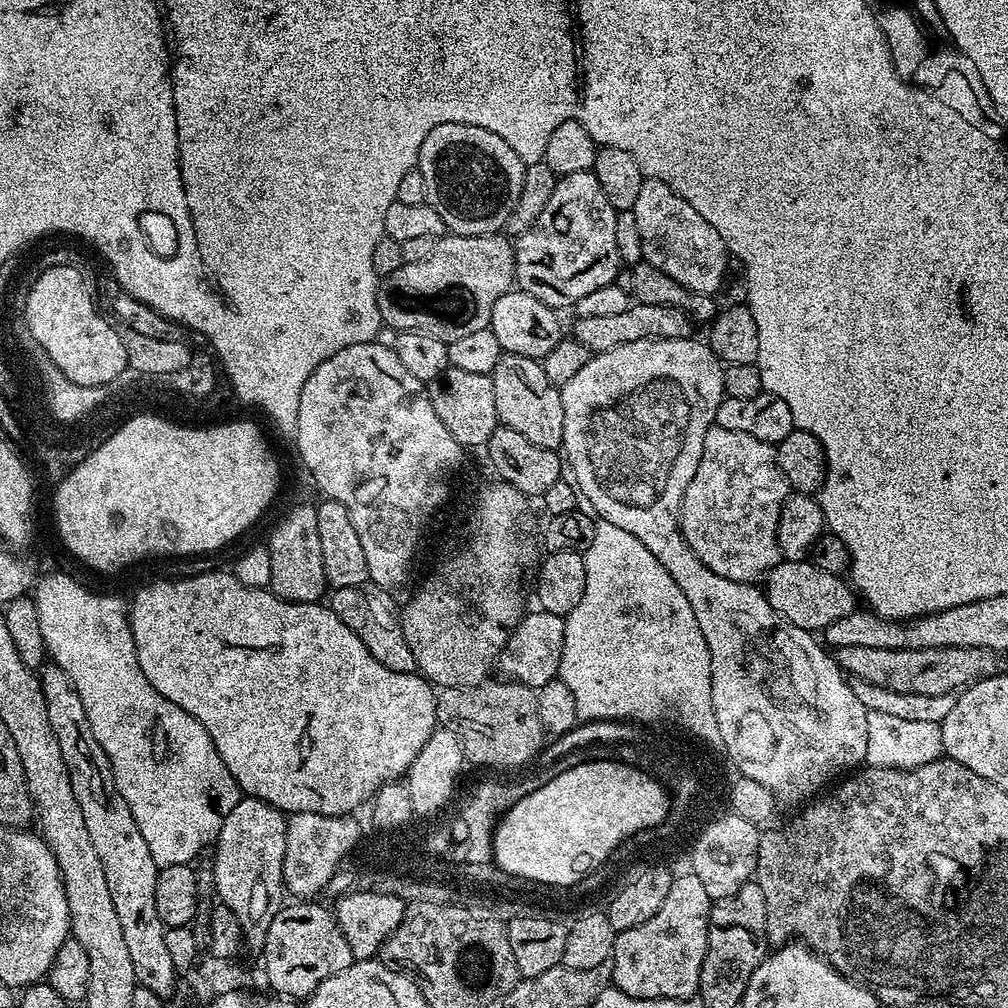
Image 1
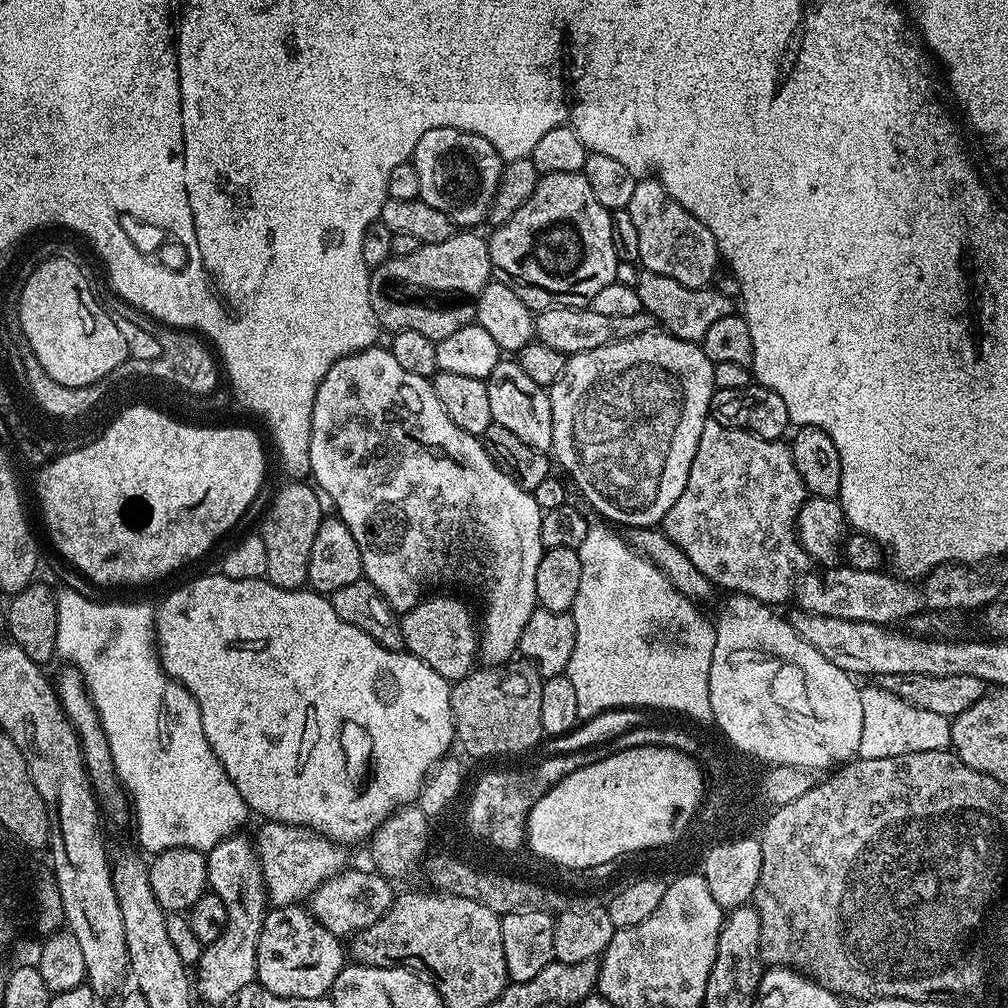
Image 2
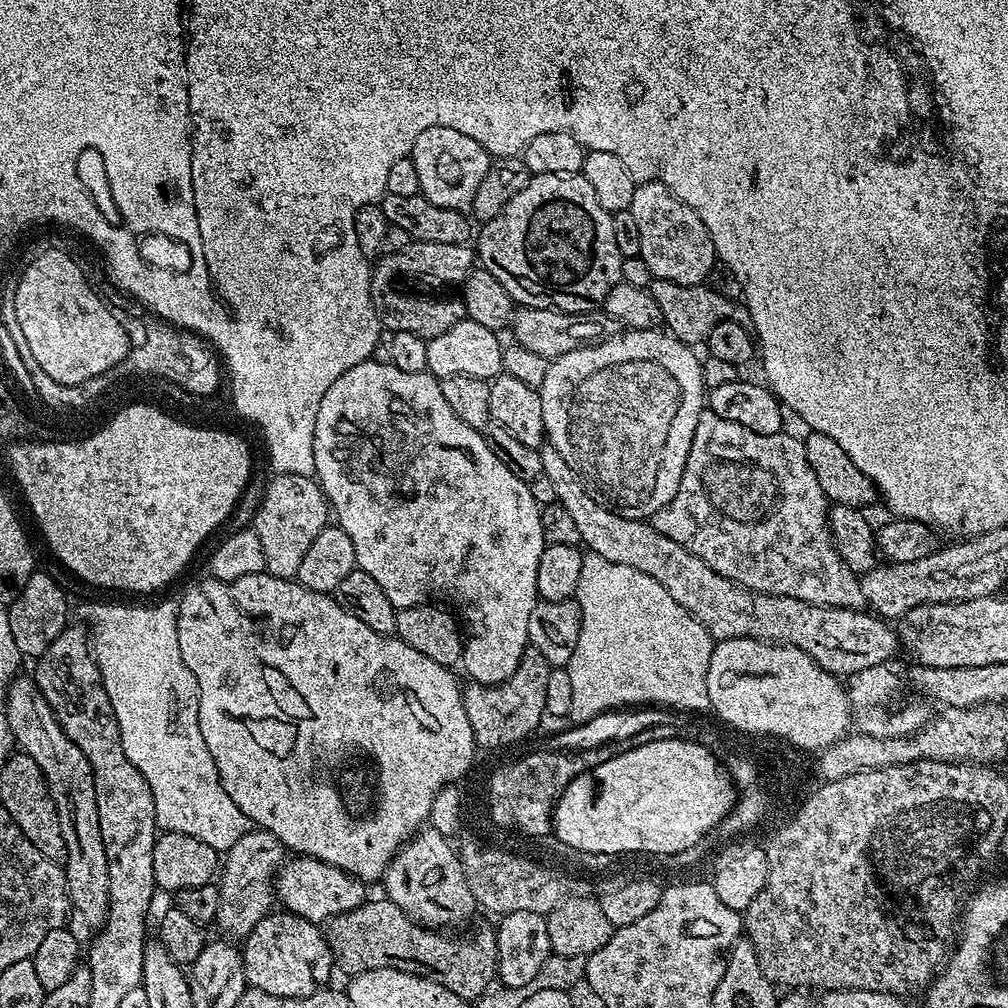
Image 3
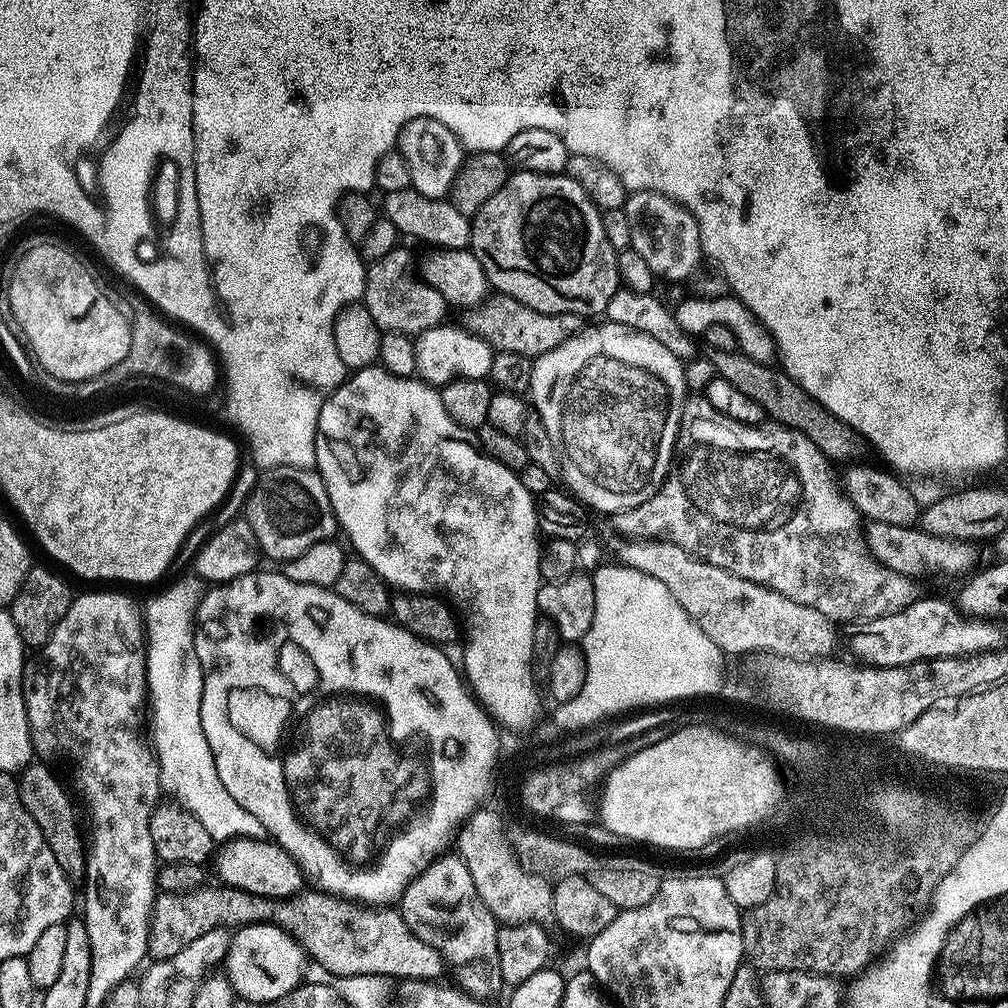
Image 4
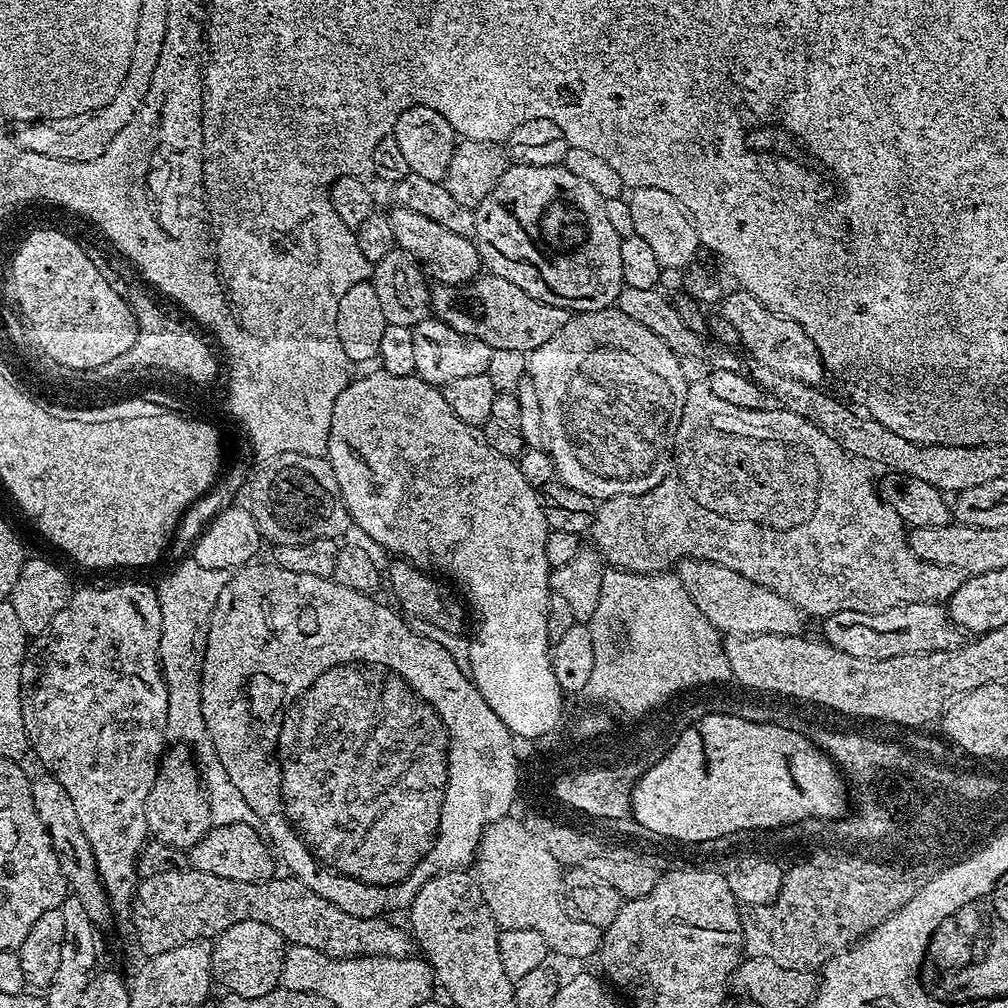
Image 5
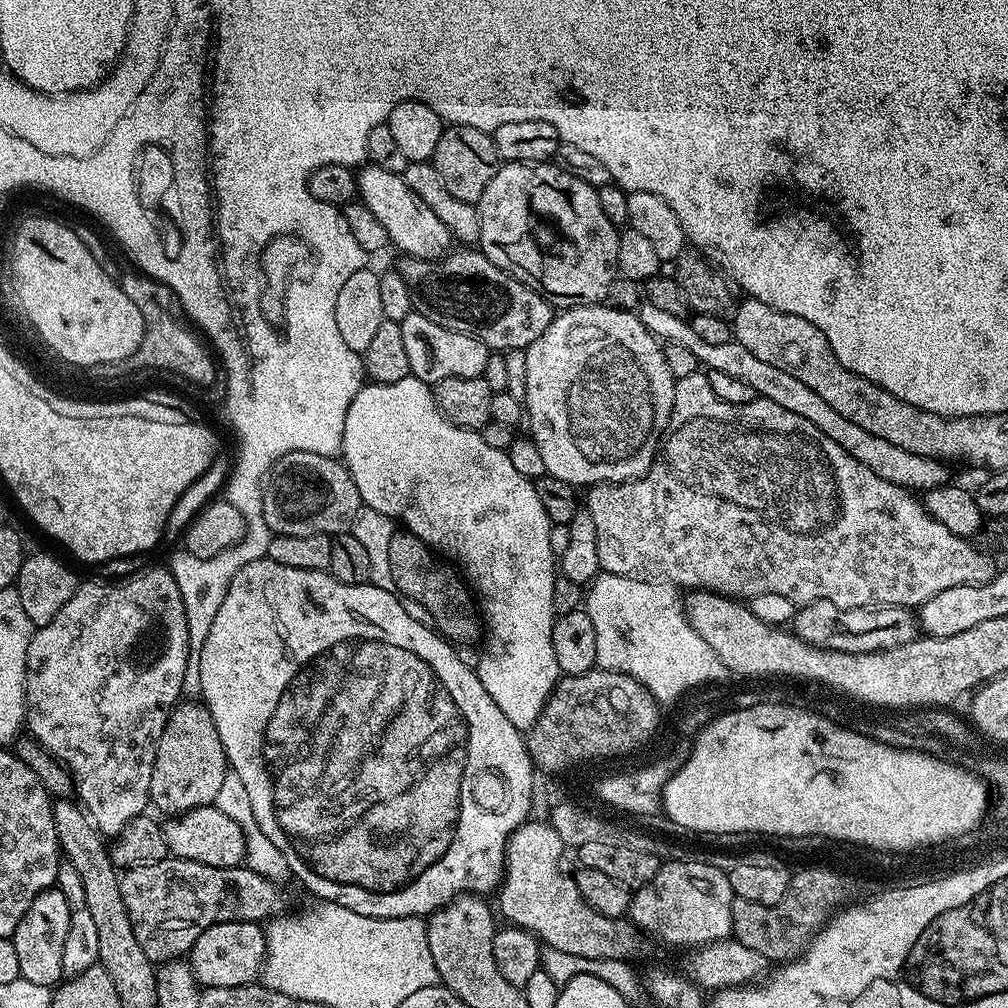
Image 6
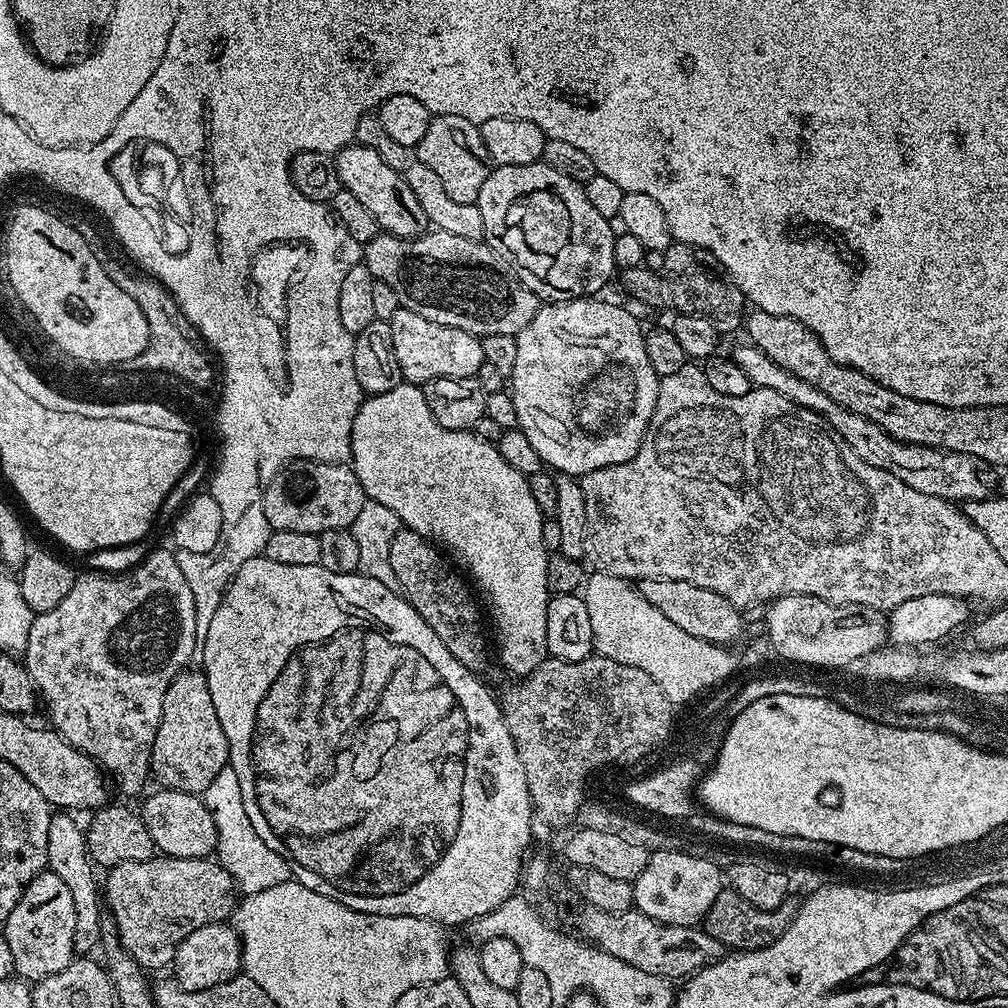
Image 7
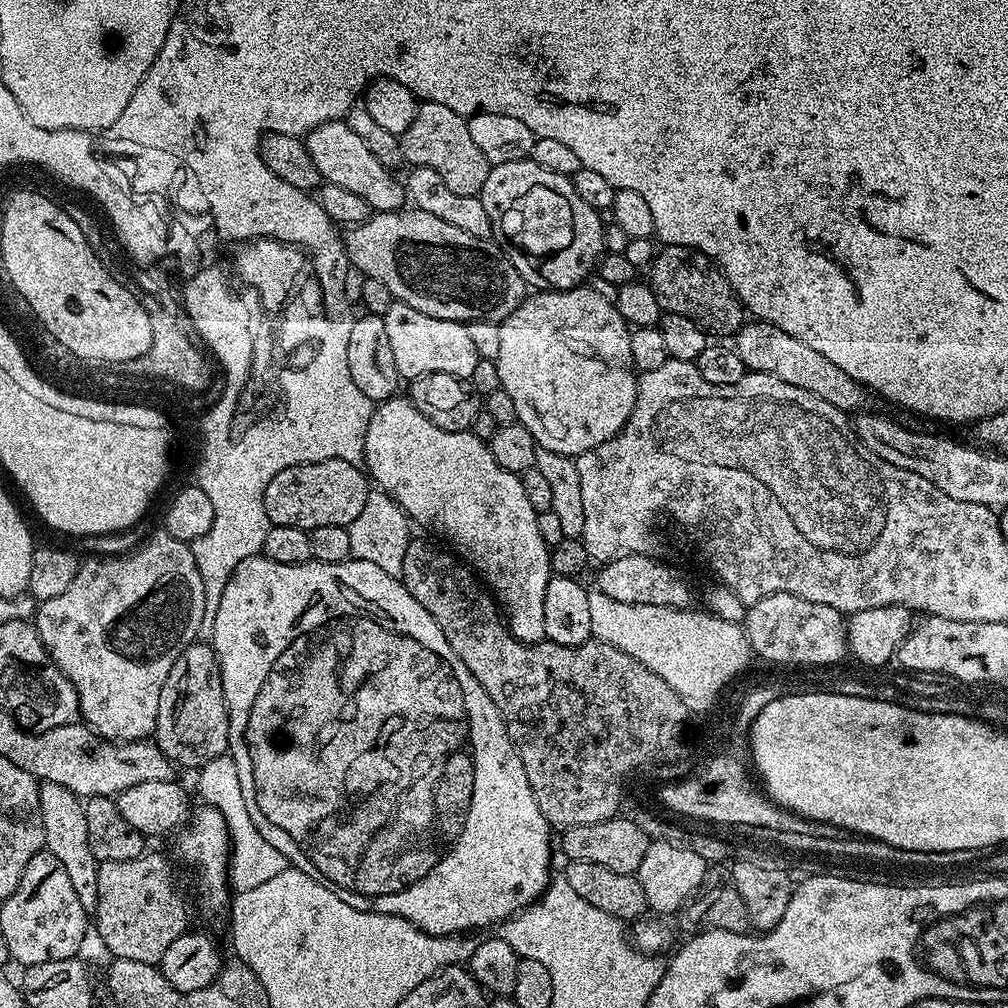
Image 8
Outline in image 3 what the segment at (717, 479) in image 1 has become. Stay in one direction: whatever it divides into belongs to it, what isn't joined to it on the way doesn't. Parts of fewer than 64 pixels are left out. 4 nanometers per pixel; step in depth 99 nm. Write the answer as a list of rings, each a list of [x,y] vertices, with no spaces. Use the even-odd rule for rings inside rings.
[[[705,410],[698,414],[698,426],[694,426],[694,438],[690,442],[688,453],[692,455],[692,460],[686,460],[684,468],[688,471],[688,480],[692,480],[692,484],[680,485],[692,488],[692,492],[696,492],[696,484],[700,484],[700,472],[708,468],[708,456],[724,456],[724,460],[728,460],[728,456],[748,456],[748,460],[762,460],[760,472],[764,472],[764,468],[772,468],[772,472],[780,476],[780,488],[784,488],[784,508],[780,508],[780,516],[772,516],[768,524],[760,524],[760,528],[736,528],[736,524],[724,524],[724,528],[728,528],[728,540],[732,540],[732,544],[728,544],[728,552],[724,552],[724,556],[708,556],[708,564],[715,572],[734,581],[741,588],[764,592],[767,596],[798,598],[802,602],[817,604],[823,608],[843,606],[860,610],[865,607],[857,573],[844,565],[844,559],[836,552],[836,546],[832,543],[832,531],[828,528],[830,501],[819,488],[818,477],[807,461],[803,439],[791,440],[784,430],[769,436],[754,434],[746,430],[746,426],[738,426],[738,422],[726,422],[726,418],[718,418],[718,414]],[[764,548],[772,552],[769,560],[764,557]],[[724,560],[740,560],[740,564],[724,564]]]

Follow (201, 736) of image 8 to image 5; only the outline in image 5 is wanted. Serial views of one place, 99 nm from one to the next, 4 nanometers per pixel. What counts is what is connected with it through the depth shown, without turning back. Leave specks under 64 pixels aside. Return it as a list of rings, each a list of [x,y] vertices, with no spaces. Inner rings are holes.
[[[176,744],[171,748],[172,745],[160,757],[154,786],[150,790],[150,798],[146,802],[144,813],[148,831],[153,837],[157,836],[162,843],[169,844],[172,848],[187,850],[193,848],[208,833],[209,797],[206,795],[202,772],[193,749],[187,748],[184,744]]]

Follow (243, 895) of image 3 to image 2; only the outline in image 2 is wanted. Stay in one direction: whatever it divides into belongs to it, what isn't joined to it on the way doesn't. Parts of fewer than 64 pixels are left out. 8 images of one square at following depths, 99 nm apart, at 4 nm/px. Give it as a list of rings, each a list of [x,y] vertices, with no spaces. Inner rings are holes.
[[[271,822],[261,825],[254,835],[254,843],[260,857],[264,884],[268,887],[268,899],[273,905],[292,906],[307,901],[319,884],[347,865],[344,863],[348,860],[349,849],[313,828]]]

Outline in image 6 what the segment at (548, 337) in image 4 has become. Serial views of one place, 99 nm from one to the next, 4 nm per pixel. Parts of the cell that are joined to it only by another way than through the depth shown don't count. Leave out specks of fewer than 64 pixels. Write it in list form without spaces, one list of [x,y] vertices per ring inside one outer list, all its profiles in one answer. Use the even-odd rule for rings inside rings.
[[[453,251],[437,264],[431,260],[401,259],[398,271],[408,285],[428,284],[428,288],[417,287],[413,291],[414,311],[430,318],[430,322],[438,322],[438,326],[478,338],[490,350],[529,348],[544,333],[546,326],[550,326],[554,315],[552,305],[494,266],[483,252],[460,251],[464,252]]]

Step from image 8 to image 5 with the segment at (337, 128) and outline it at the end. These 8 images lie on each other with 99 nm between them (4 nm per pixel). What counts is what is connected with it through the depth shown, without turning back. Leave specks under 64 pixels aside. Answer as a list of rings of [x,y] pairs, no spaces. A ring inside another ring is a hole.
[[[396,206],[390,219],[396,248],[412,255],[436,284],[464,286],[481,275],[480,255],[469,237],[454,234],[454,230],[446,230],[446,226],[438,226],[438,222],[430,222],[430,218],[422,218],[422,214],[403,206]]]

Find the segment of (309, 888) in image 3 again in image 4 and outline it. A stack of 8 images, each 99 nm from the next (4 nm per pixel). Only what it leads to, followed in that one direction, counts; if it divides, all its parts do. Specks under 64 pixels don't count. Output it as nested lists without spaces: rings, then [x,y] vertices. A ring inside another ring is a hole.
[[[237,838],[219,845],[214,856],[216,872],[223,883],[251,896],[266,896],[270,900],[287,900],[305,891],[306,872],[300,861],[271,839],[250,840]]]

